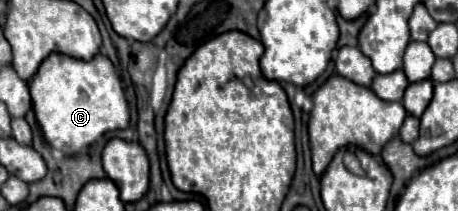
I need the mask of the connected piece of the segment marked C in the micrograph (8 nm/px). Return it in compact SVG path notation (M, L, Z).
M51 53L37 69L37 75L29 81L33 111L45 135L45 141L63 151L65 155L77 155L97 141L103 133L115 129L127 129L129 105L121 87L121 79L115 73L107 55L97 53L93 59L83 61L63 53Z

